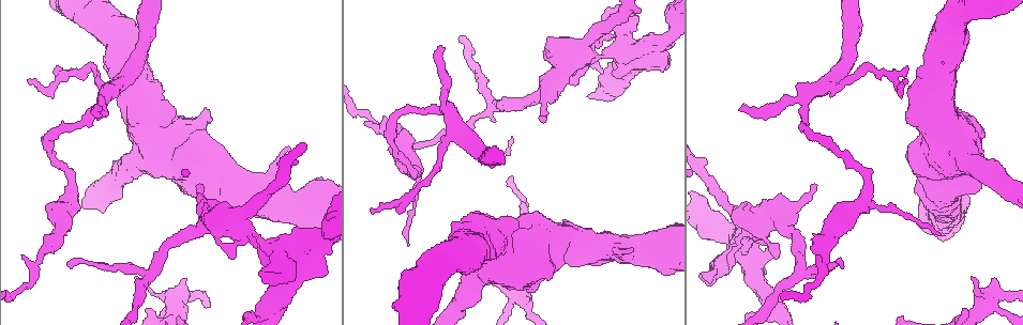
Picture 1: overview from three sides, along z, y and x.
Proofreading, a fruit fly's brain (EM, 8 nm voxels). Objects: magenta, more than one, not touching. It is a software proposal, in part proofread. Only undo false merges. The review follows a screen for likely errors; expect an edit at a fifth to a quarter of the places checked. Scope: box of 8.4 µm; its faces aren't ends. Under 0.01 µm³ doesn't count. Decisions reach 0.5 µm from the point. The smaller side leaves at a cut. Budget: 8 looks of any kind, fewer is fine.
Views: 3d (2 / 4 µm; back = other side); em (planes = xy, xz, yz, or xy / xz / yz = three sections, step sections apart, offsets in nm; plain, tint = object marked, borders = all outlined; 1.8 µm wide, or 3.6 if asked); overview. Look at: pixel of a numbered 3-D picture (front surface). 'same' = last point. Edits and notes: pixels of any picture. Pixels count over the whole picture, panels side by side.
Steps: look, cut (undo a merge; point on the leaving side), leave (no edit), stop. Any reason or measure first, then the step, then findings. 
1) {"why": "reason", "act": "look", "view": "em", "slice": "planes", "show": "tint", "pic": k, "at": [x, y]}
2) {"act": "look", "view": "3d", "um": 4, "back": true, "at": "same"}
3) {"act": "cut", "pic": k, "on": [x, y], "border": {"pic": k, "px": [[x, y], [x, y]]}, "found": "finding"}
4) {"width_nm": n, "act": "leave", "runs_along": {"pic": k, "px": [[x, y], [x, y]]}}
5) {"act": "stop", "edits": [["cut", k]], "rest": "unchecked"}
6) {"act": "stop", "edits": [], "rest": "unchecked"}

{"why": "arms part here", "act": "look", "view": "3d", "um": 4, "pic": 1, "at": [67, 199]}

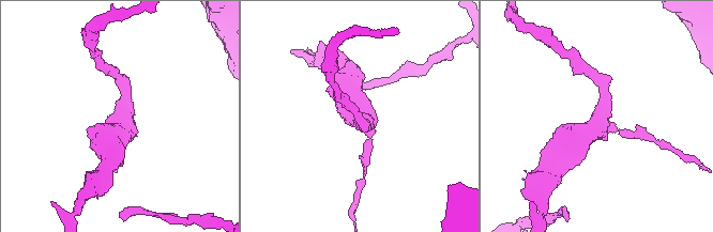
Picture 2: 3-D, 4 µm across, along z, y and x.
{"arms": 3, "arm_widths_nm": [180, 190, 550], "act": "look", "view": "em", "um": 3.6, "slice": "planes", "show": "tint", "pic": 2, "at": [598, 125]}

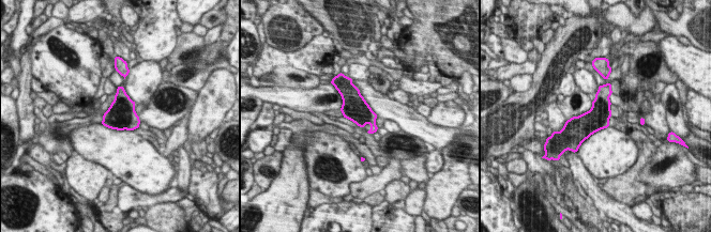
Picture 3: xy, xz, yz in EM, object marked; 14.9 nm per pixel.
{"width_nm": 360, "act": "leave", "found": "continuous, no second neuron"}

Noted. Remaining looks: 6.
{"why": "thick turns thin", "act": "look", "view": "em", "slice": "xy", "step": 4, "show": "tint", "pic": 1, "at": [585, 55]}

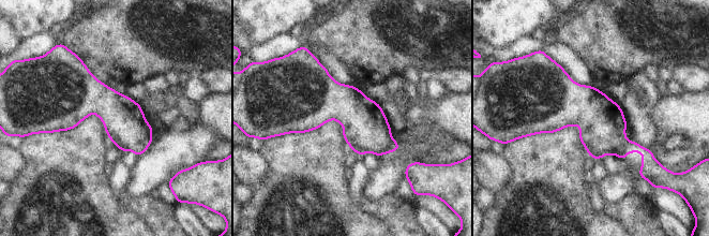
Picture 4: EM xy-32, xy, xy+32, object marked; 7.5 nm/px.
{"why": "cut it another way", "act": "look", "view": "em", "slice": "planes", "show": "tint", "at": "same"}

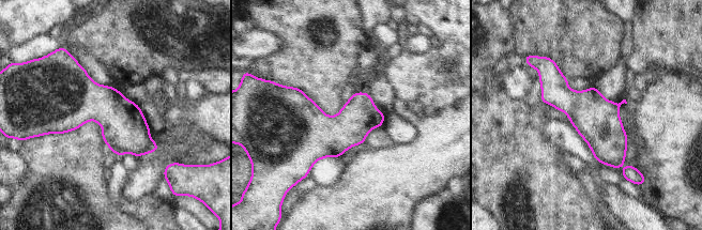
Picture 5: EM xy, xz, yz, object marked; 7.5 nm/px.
{"act": "cut", "pic": 5, "on": [125, 131], "border": {"pic": 5, "px": [[151, 140], [143, 153]]}, "found": "a second neuron is stuck on"}

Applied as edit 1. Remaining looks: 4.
{"why": "thick turns thin", "act": "look", "view": "em", "slice": "planes", "show": "tint", "pic": 1, "at": [36, 267]}

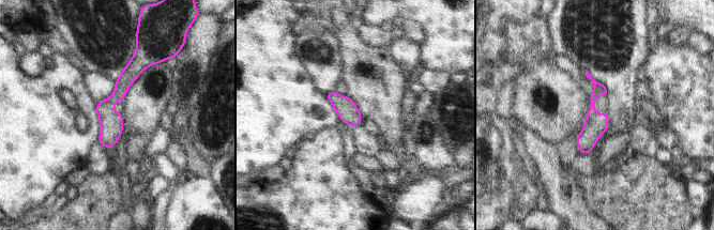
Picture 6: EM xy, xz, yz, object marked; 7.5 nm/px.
{"act": "leave", "found": "continuous, no second neuron"}

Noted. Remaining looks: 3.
{"act": "stop", "edits": [["cut", 5]], "rest": "unchecked"}

